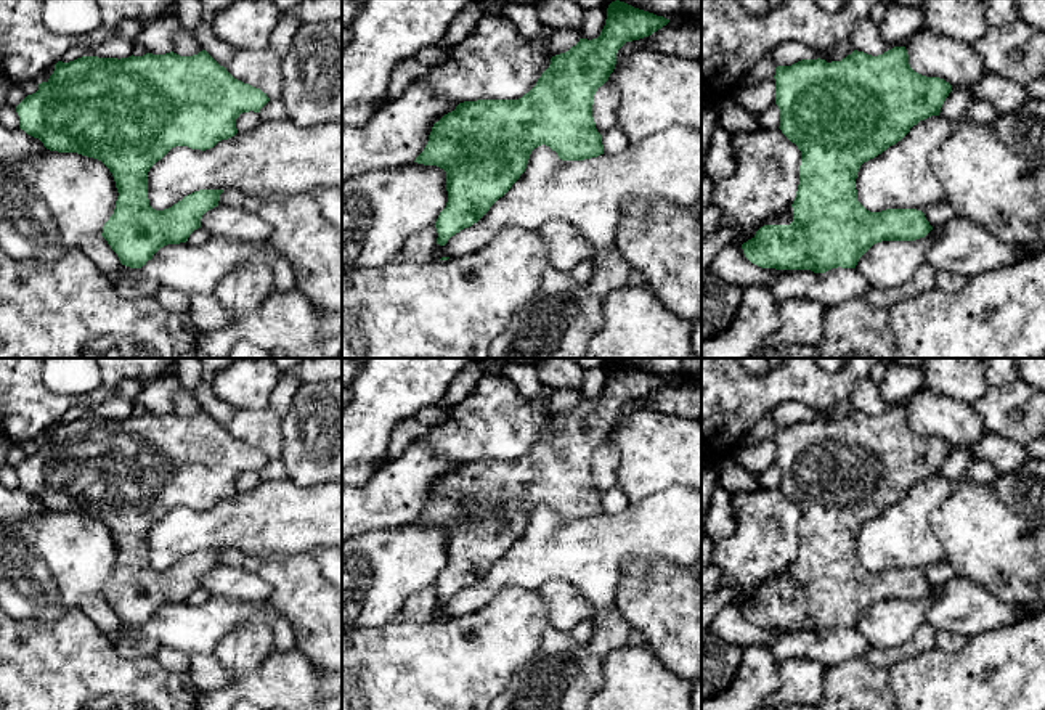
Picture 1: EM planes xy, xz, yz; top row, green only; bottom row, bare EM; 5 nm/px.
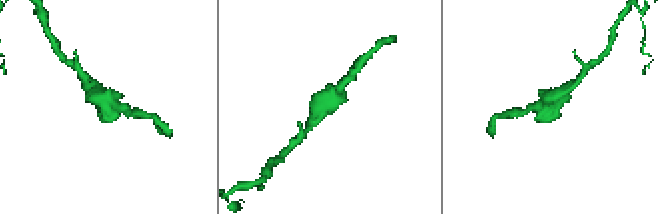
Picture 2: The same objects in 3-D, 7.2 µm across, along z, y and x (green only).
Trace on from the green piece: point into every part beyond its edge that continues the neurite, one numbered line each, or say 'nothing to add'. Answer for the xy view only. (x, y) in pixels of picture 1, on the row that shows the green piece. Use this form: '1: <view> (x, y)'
nothing to add

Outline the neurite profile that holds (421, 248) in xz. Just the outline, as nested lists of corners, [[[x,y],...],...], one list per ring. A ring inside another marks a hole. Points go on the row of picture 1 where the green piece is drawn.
[[[435,225],[421,230],[403,244],[403,259],[417,263],[435,260],[437,238],[438,233]]]

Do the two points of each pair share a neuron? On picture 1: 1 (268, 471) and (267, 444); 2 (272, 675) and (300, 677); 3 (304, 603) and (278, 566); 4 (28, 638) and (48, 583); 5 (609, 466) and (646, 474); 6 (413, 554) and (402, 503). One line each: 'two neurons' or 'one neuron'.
1: two neurons
2: one neuron
3: one neuron
4: two neurons
5: two neurons
6: two neurons

